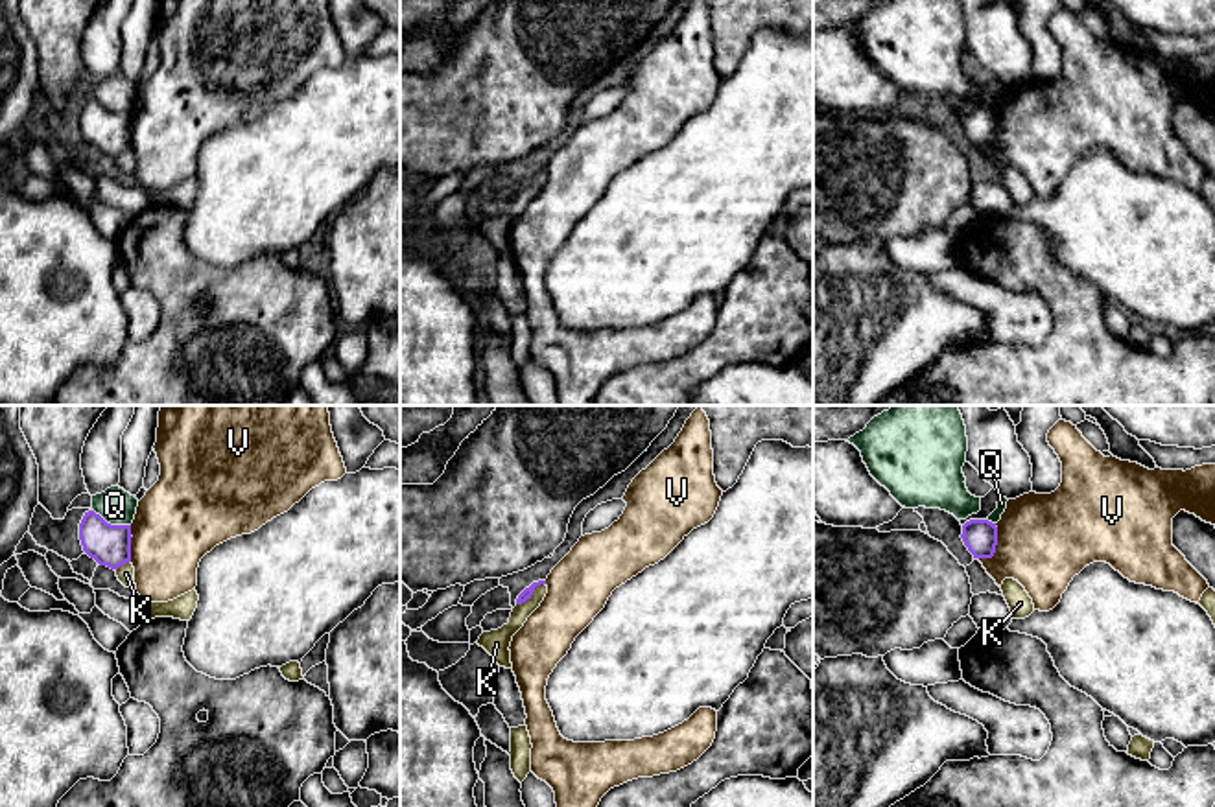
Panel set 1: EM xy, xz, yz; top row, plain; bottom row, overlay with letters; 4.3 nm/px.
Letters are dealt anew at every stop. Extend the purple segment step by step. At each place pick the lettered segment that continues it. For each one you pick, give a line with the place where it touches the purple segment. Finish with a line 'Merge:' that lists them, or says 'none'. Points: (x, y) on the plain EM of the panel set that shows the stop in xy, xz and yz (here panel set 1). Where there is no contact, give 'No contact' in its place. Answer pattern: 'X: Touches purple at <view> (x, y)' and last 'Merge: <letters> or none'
Merge: none

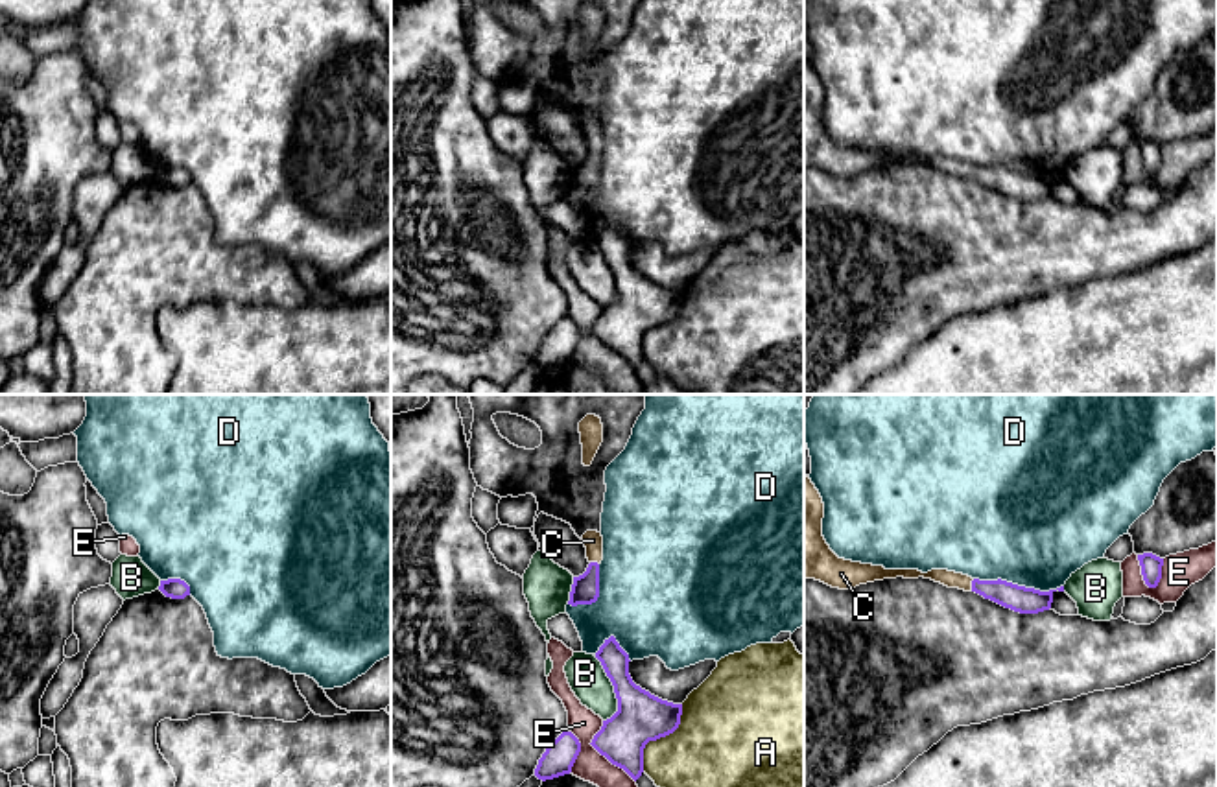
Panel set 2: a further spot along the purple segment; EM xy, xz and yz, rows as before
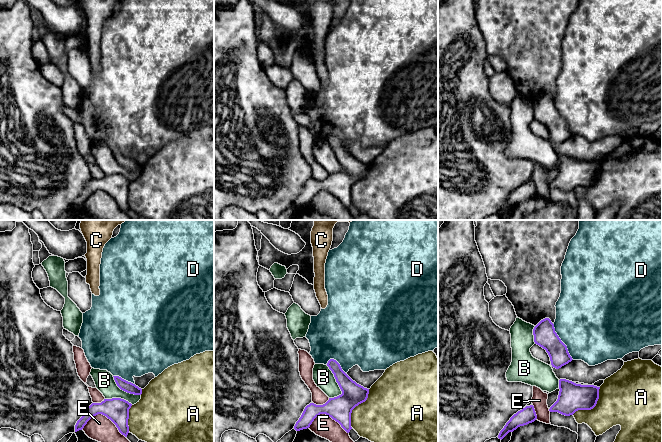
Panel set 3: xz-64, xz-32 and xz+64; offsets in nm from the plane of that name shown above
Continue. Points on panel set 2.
C: Touches purple at yz (972, 172)
Merge: C

